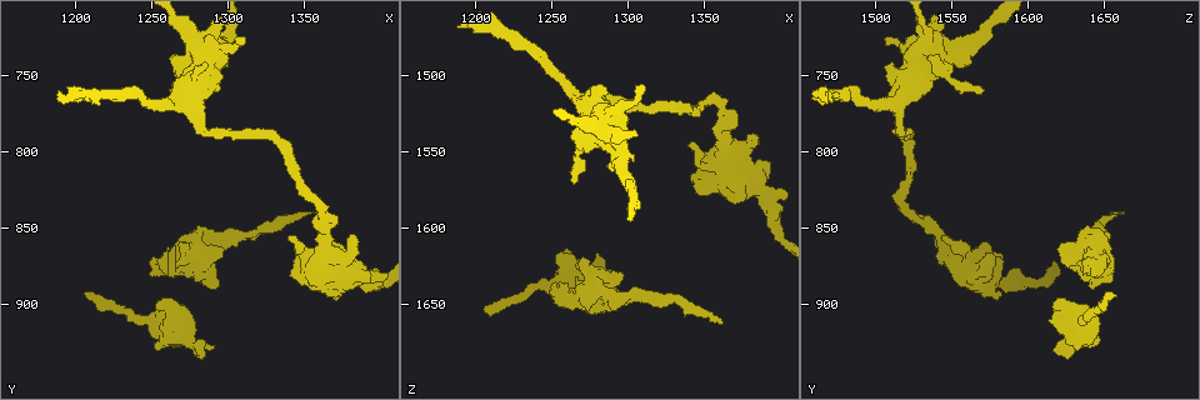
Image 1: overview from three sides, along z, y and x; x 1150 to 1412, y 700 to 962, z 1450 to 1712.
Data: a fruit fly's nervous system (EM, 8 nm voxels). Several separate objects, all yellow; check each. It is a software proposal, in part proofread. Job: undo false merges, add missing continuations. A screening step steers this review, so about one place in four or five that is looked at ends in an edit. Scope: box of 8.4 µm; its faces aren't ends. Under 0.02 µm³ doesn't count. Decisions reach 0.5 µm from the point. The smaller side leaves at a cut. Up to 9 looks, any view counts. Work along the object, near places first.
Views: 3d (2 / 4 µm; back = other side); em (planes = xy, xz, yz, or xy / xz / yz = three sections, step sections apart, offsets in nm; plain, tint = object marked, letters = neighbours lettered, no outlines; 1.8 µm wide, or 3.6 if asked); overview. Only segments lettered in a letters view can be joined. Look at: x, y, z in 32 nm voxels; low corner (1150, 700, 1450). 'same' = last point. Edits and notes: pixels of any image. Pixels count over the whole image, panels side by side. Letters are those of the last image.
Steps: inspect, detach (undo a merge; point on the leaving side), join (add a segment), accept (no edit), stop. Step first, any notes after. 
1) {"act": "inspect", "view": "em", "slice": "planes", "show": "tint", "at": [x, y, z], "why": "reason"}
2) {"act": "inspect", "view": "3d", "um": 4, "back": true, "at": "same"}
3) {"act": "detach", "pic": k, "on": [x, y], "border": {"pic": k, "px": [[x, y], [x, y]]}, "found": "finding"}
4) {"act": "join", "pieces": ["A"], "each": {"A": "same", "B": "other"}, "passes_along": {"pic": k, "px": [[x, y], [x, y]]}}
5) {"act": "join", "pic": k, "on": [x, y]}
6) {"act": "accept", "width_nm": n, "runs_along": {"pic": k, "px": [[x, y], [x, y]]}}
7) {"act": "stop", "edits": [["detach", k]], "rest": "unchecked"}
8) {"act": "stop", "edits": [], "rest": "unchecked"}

{"act": "inspect", "view": "3d", "um": 4, "back": true, "at": [1280, 932, 1618]}

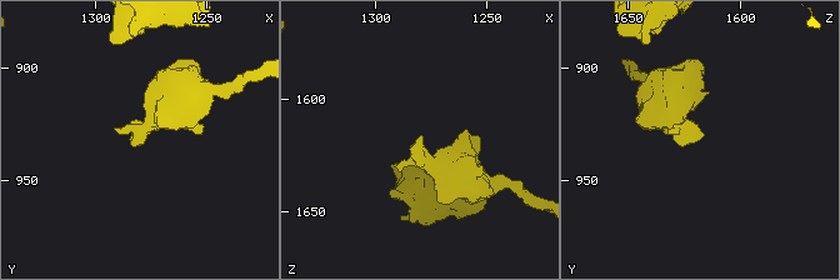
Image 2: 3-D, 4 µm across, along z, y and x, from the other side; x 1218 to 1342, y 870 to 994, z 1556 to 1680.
{"act": "inspect", "view": "em", "slice": "xz", "step": 16, "show": "tint", "at": [1279, 930, 1618], "why": "shape alone is not enough"}

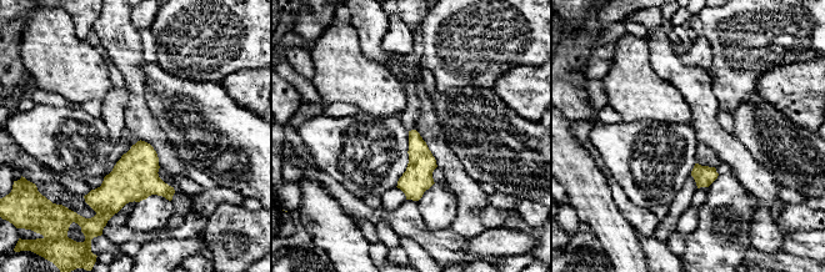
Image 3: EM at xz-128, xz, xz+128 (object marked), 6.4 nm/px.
{"act": "inspect", "view": "em", "slice": "planes", "show": "letters", "at": "same", "why": "cut it another way"}

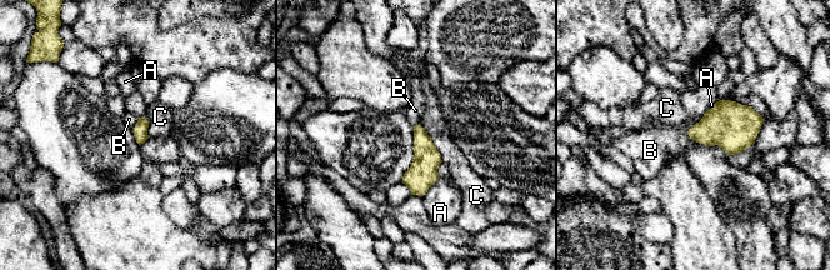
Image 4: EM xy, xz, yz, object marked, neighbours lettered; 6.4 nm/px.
{"act": "accept", "each": {"A": "other", "B": "other", "C": "other"}, "found": "no lettered segment goes on from it"}

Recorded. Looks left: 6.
{"act": "inspect", "view": "em", "um": 3.6, "slice": "yz", "step": 16, "show": "letters", "at": [1278, 862, 1638], "why": "thin neck"}

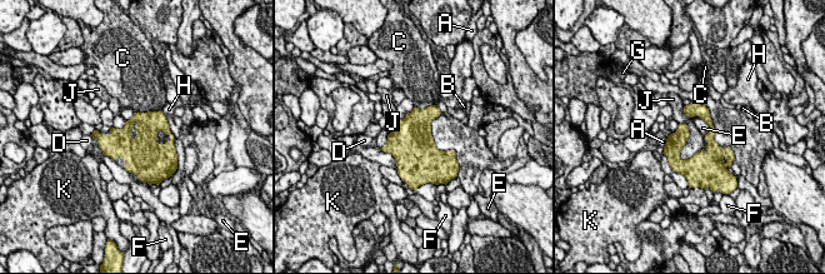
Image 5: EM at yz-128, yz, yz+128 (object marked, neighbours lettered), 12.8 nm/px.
{"act": "accept", "each": {"A": "other", "B": "other", "C": "other", "D": "other", "E": "other", "F": "other", "G": "other", "H": "other", "J": "other", "K": "other"}, "border": {"pic": 5, "px": [[679, 123], [686, 160]]}, "found": "one neuron here"}

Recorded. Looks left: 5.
{"act": "inspect", "view": "em", "um": 3.6, "slice": "planes", "show": "plain", "at": [1206, 892, 1656], "why": "free end"}

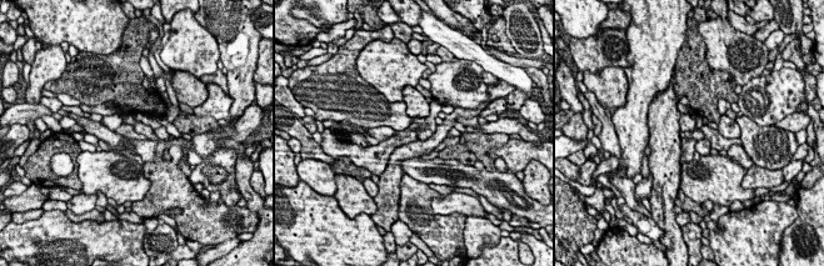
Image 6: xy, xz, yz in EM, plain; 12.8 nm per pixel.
{"act": "inspect", "view": "em", "um": 3.6, "slice": "planes", "show": "letters", "at": "same", "why": "see the neighbours"}

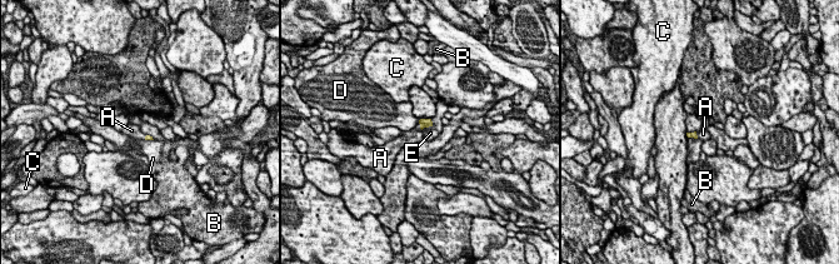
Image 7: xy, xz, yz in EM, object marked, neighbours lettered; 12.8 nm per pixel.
{"act": "join", "pieces": ["A"], "each": {"A": "same", "B": "other", "C": "other", "D": "other", "E": "other"}, "passes_along": {"pic": 7, "px": [[424, 123], [420, 126], [415, 135]]}, "found": "the neuron continues"}

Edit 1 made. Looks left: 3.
{"act": "inspect", "view": "3d", "um": 4, "at": [1266, 760, 1570], "why": "branch stops here"}

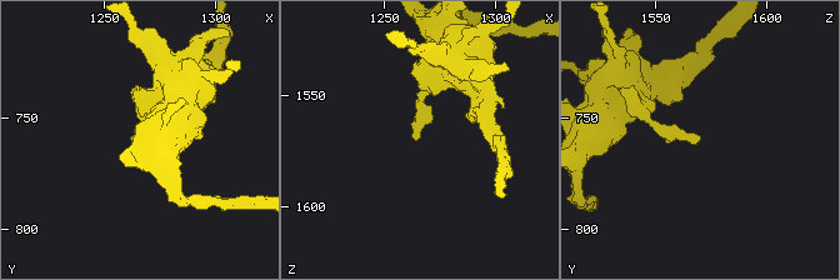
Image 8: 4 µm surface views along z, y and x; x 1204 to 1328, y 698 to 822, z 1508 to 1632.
{"act": "inspect", "view": "em", "slice": "yz", "step": 8, "show": "letters", "at": [1265, 759, 1572], "why": "now the EM"}

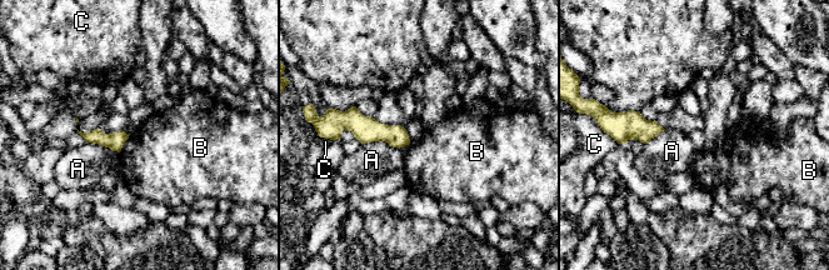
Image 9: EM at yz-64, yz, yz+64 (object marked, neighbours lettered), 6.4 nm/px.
{"act": "accept", "width_nm": 100, "each": {"A": "other", "B": "other", "C": "other"}, "border": {"pic": 9, "px": [[129, 136], [119, 153]]}, "found": "none of them fits"}

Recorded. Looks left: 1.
{"act": "stop", "edits": [["join", 7]], "rest": "unchecked"}

